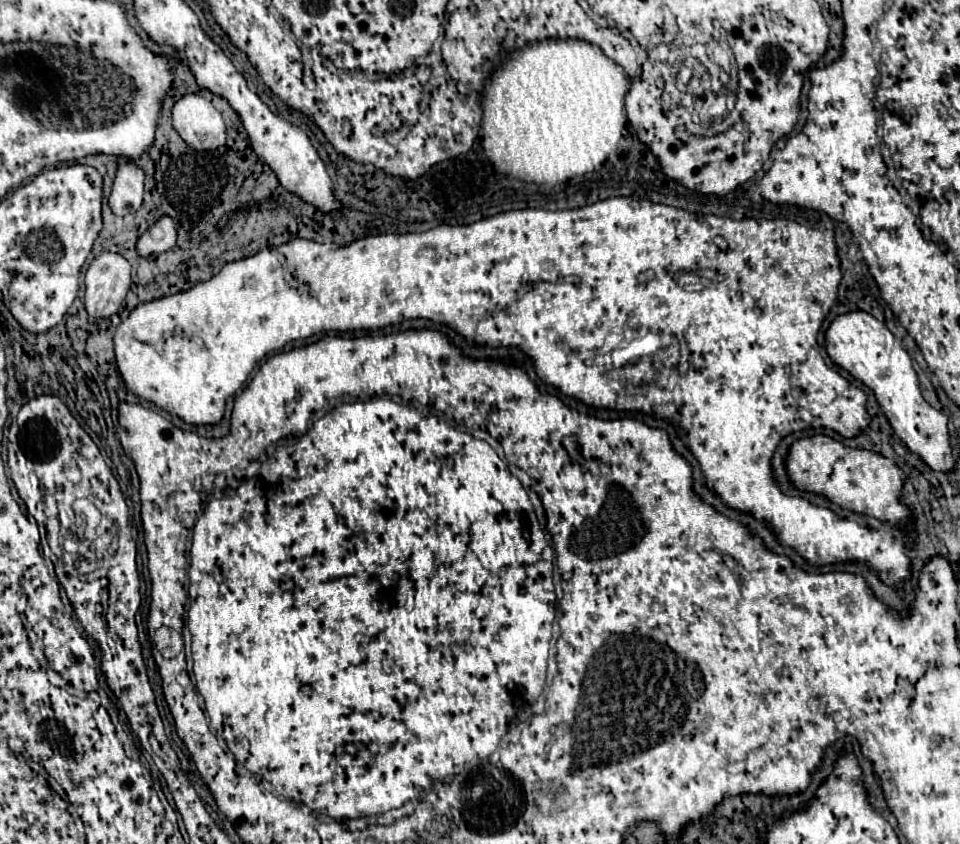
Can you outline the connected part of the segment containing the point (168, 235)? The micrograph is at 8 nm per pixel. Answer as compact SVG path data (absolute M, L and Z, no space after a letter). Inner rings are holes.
M164 216L158 222L154 222L136 242L136 252L142 258L148 258L152 254L160 254L170 250L176 244L176 226L172 218Z

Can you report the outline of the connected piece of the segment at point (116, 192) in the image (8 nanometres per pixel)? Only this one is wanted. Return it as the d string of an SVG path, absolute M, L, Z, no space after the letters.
M132 162L124 164L116 172L108 206L116 216L126 216L140 208L142 194L144 194L144 172Z

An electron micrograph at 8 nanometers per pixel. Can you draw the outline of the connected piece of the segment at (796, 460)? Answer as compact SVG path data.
M812 436L792 444L786 460L786 468L796 488L824 494L842 508L854 510L858 514L874 516L894 526L904 524L910 518L910 510L898 500L904 474L892 460L884 456L878 456L868 450L846 448L844 444L828 436Z

